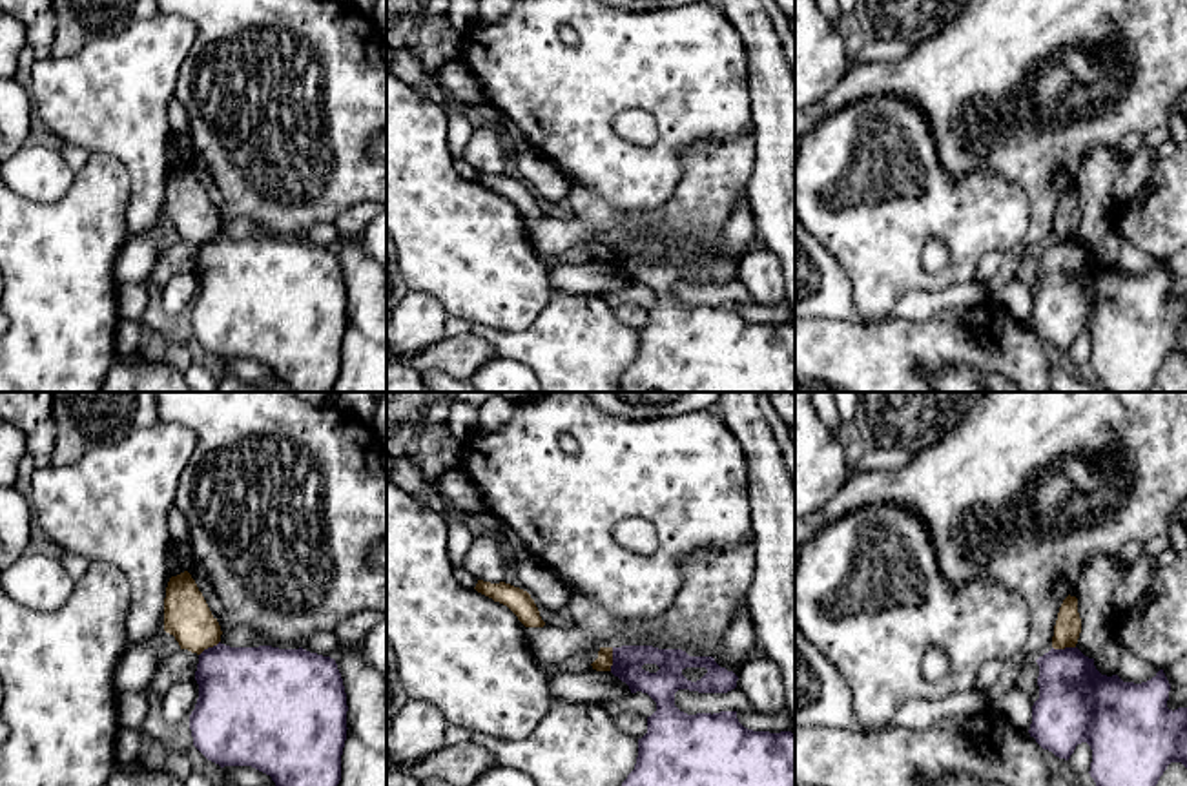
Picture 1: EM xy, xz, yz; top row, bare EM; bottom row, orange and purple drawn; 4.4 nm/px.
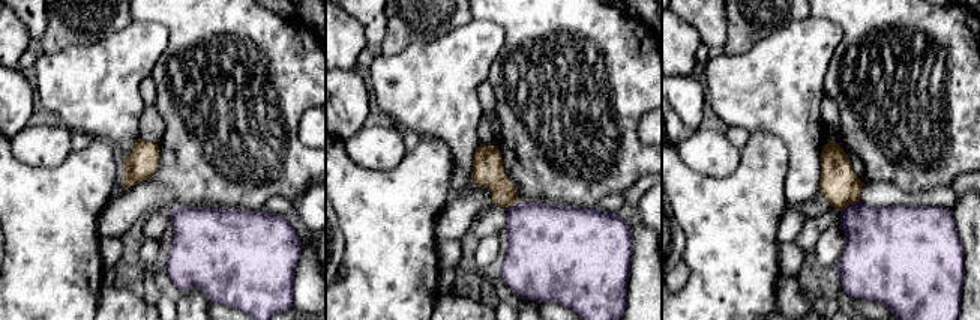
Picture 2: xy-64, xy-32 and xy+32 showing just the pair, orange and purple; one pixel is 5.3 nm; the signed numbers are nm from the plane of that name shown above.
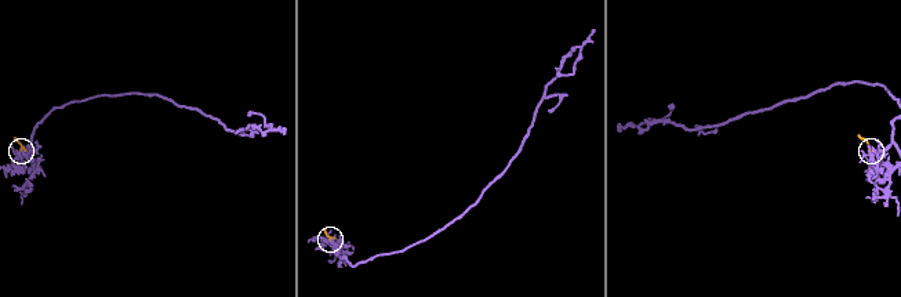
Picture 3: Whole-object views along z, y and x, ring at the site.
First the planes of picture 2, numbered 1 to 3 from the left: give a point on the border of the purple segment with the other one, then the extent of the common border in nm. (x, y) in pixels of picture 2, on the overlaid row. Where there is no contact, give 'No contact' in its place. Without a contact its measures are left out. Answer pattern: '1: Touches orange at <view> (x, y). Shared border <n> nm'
1: No contact
2: Touches orange at xy-32 (512, 205). Shared border 80 nm
3: Touches orange at xy+32 (850, 203). Shared border 120 nm

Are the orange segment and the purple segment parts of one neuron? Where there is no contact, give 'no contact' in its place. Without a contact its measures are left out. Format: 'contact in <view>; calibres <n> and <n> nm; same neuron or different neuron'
contact in xz; calibres 70 and 140 nm; different neuron

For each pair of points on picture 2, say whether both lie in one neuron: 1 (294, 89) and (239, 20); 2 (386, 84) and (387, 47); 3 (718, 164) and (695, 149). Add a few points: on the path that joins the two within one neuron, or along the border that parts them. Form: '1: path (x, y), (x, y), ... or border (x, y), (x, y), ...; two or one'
1: path (278, 71), (270, 50), (257, 38); one
2: border (420, 41), (411, 42), (396, 53), (381, 54); two
3: path (712, 158), (701, 150); one

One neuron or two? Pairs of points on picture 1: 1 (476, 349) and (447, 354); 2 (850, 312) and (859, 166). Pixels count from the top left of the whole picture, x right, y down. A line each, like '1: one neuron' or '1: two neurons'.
1: one neuron
2: two neurons

